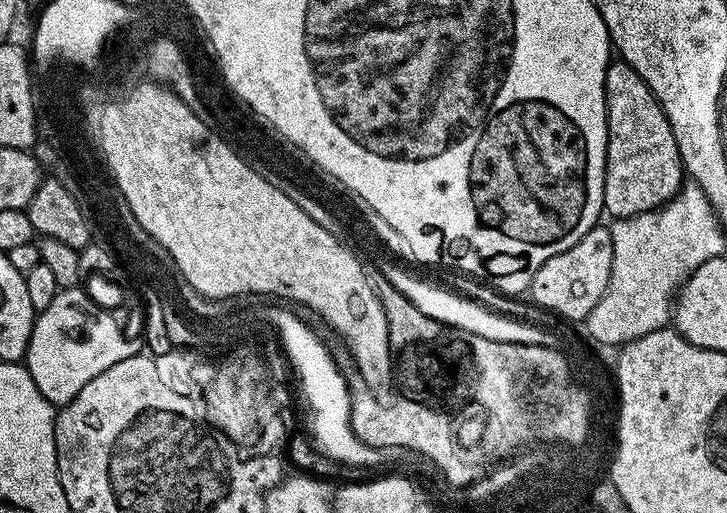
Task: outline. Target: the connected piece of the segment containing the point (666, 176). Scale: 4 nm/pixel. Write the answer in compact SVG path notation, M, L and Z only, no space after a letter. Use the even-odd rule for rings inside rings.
M609 63L604 83L608 111L608 166L604 174L604 212L612 218L654 212L685 187L684 163L674 142L674 130L656 95L631 66Z

